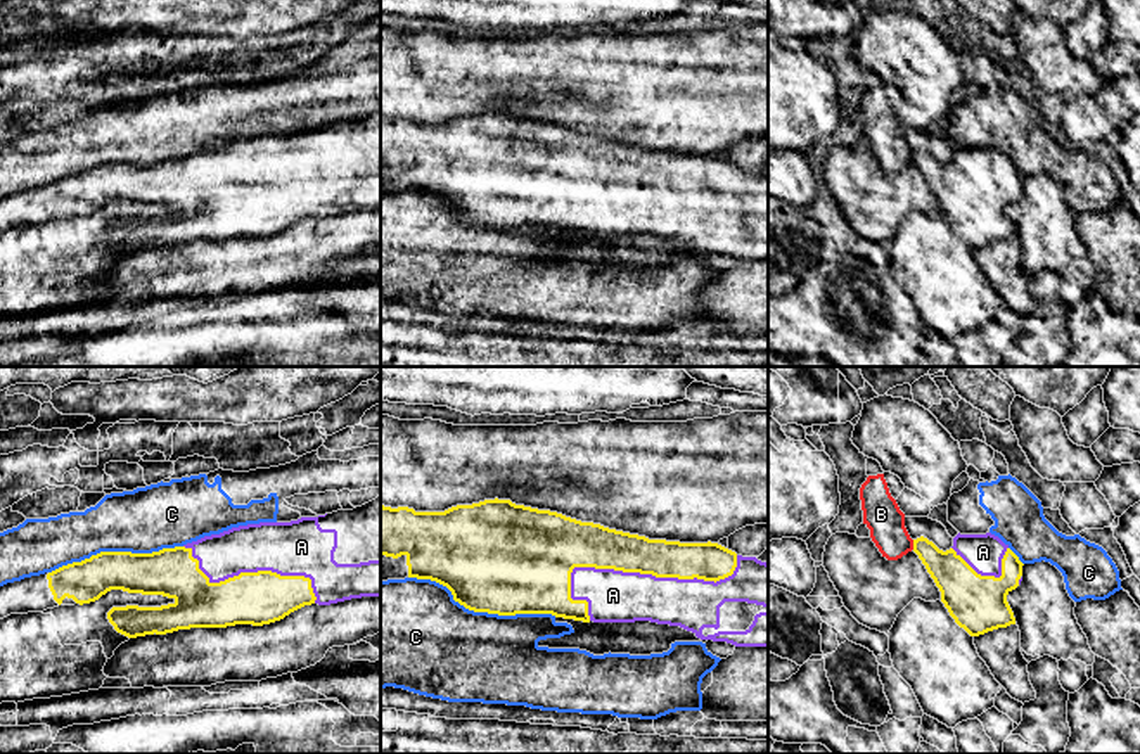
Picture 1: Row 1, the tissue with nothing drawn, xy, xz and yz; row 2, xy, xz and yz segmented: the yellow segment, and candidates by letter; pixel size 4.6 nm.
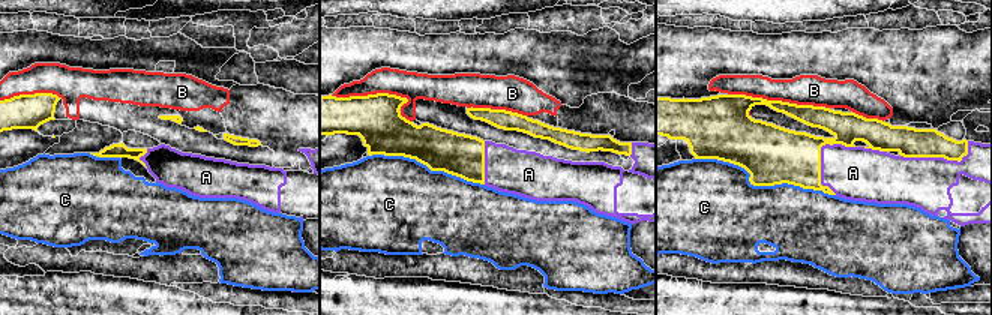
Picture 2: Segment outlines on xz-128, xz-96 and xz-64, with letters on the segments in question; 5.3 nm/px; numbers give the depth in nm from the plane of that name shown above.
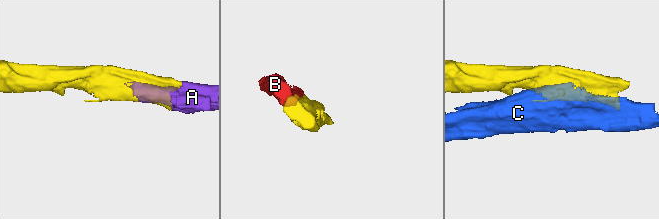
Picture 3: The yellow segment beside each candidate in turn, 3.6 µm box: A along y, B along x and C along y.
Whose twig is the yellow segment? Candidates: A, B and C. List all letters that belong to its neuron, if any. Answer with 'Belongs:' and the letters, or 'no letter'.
Belongs: A

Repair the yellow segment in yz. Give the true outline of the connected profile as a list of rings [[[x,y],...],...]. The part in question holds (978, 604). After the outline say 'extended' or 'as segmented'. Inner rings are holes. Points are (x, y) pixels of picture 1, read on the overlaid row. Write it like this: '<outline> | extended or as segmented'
[[[957,534],[953,546],[939,550],[932,541],[920,536],[913,540],[913,552],[919,555],[927,572],[941,591],[941,602],[955,623],[970,636],[1015,624],[1014,612],[1007,595],[1022,581],[1022,562],[998,536],[986,534]]] | extended

